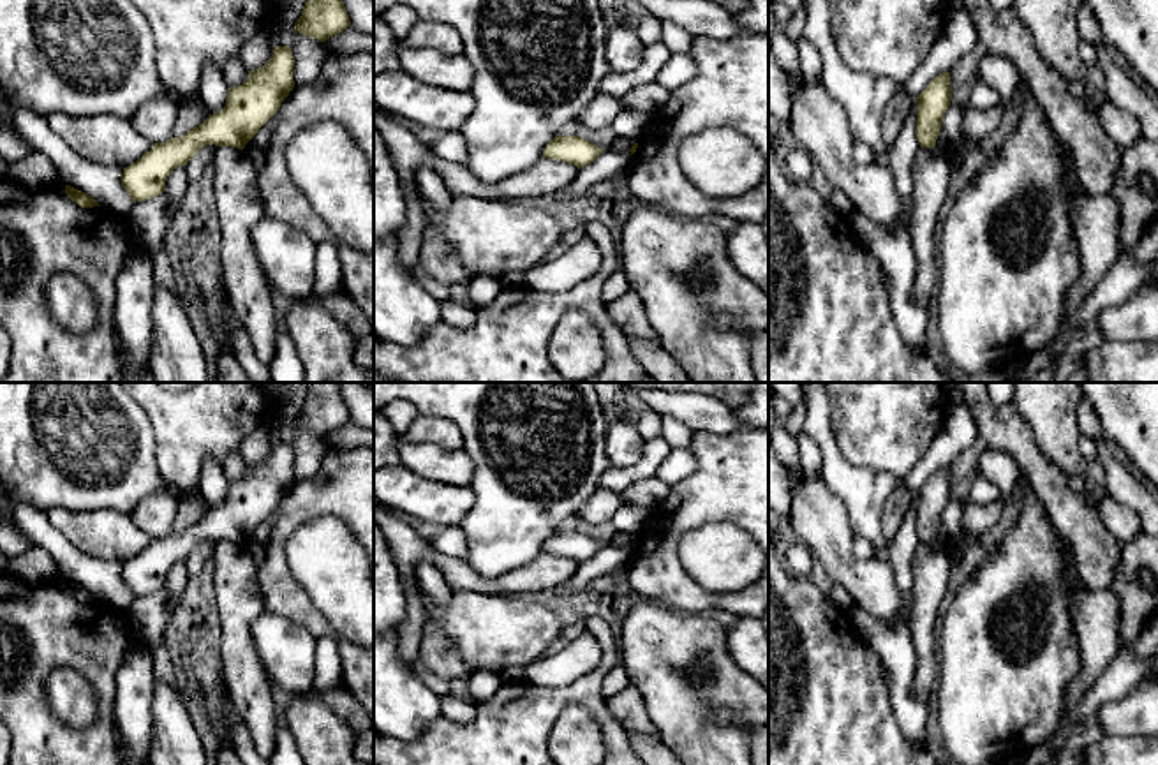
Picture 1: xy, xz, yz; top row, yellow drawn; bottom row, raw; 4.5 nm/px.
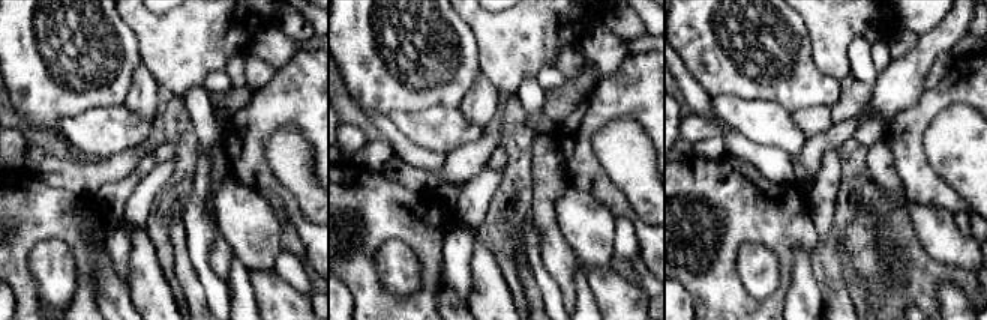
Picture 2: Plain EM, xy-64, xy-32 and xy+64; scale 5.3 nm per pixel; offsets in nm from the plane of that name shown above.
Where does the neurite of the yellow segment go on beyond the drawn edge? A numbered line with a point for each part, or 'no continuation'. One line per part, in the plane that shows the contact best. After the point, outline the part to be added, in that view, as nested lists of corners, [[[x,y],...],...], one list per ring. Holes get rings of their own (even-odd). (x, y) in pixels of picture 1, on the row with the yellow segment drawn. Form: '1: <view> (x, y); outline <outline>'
no continuation

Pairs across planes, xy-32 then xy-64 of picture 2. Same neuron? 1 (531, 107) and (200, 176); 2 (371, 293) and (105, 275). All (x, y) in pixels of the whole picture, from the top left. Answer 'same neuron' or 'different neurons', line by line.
1: same neuron
2: different neurons

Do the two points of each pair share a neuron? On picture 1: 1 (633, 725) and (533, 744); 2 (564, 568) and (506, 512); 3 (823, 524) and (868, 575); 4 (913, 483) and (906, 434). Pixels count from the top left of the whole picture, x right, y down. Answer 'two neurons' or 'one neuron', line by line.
1: two neurons
2: two neurons
3: one neuron
4: two neurons

